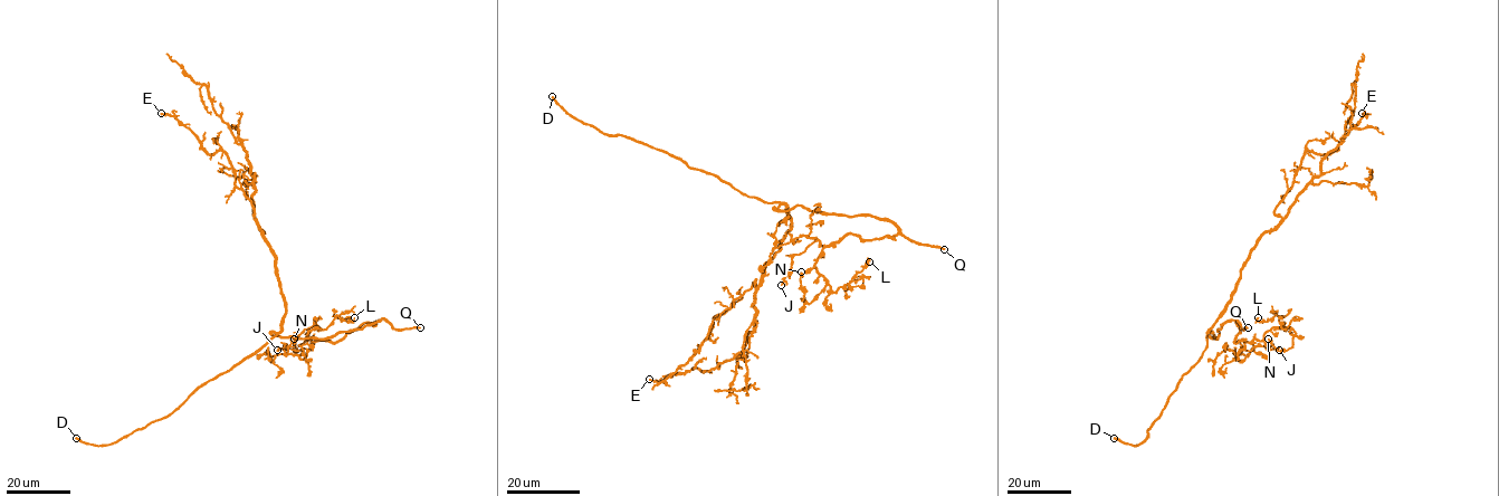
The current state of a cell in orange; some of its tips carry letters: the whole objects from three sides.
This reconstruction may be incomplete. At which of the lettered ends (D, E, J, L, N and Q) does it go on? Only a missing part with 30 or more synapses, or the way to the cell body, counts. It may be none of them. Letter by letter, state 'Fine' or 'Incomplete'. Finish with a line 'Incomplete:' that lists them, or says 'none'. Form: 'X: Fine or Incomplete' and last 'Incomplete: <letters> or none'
D: Incomplete
E: Fine
J: Fine
L: Fine
N: Fine
Q: Incomplete
Incomplete: D, Q

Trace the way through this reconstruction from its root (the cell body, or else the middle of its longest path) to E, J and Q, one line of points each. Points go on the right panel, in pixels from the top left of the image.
E: (1223, 313), (1249, 251), (1281, 219), (1275, 208), (1292, 186), (1306, 151), (1334, 151), (1362, 113)
J: (1223, 313), (1209, 331), (1212, 339), (1234, 321), (1240, 332), (1234, 342), (1244, 342), (1240, 350), (1279, 350)
Q: (1223, 313), (1209, 331), (1212, 339), (1233, 318), (1242, 330), (1248, 327)

